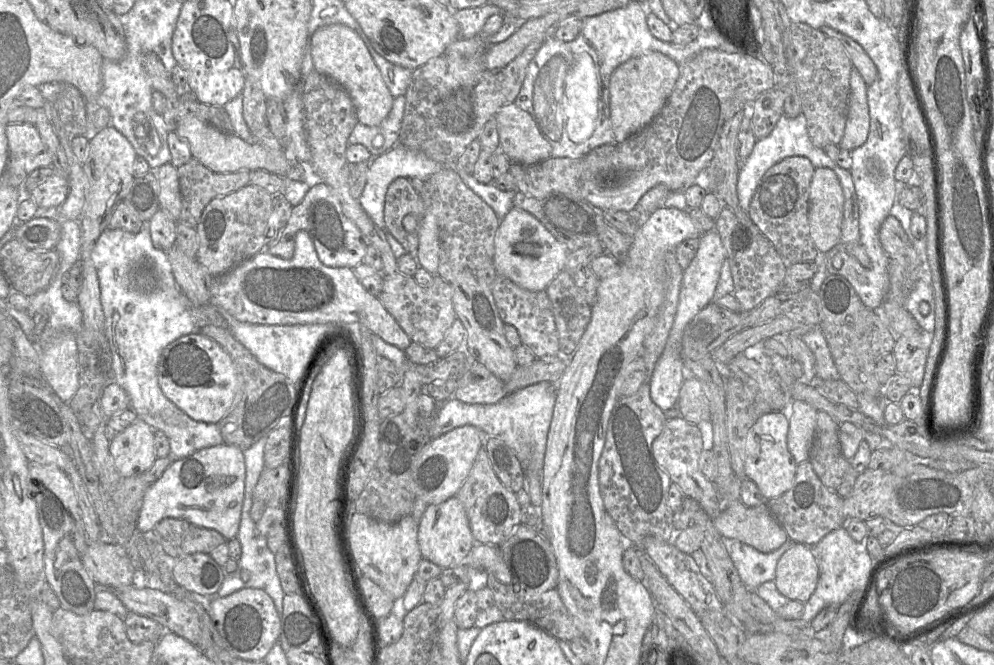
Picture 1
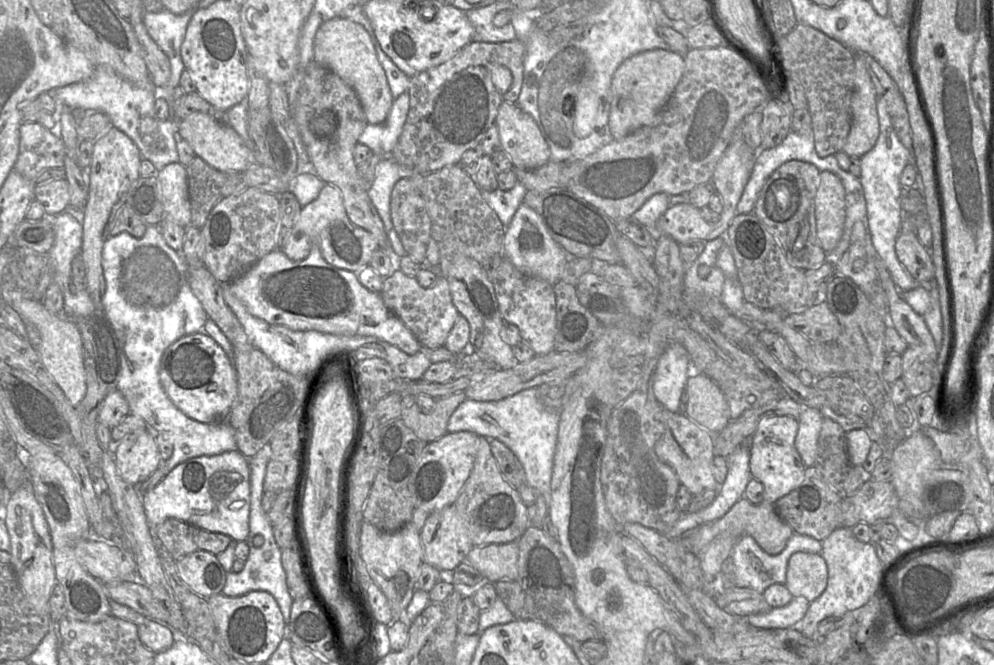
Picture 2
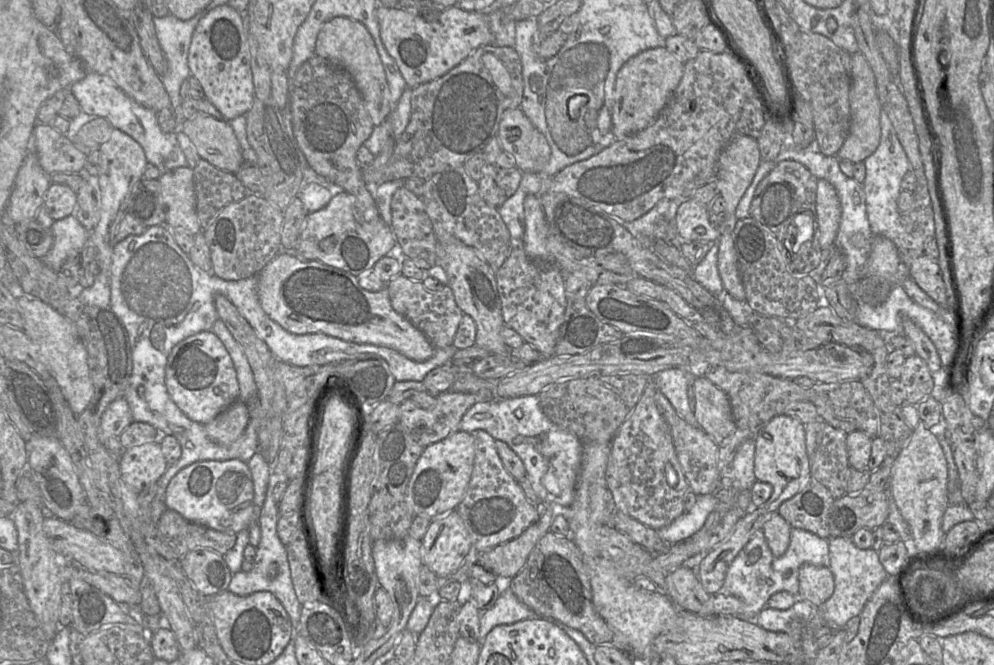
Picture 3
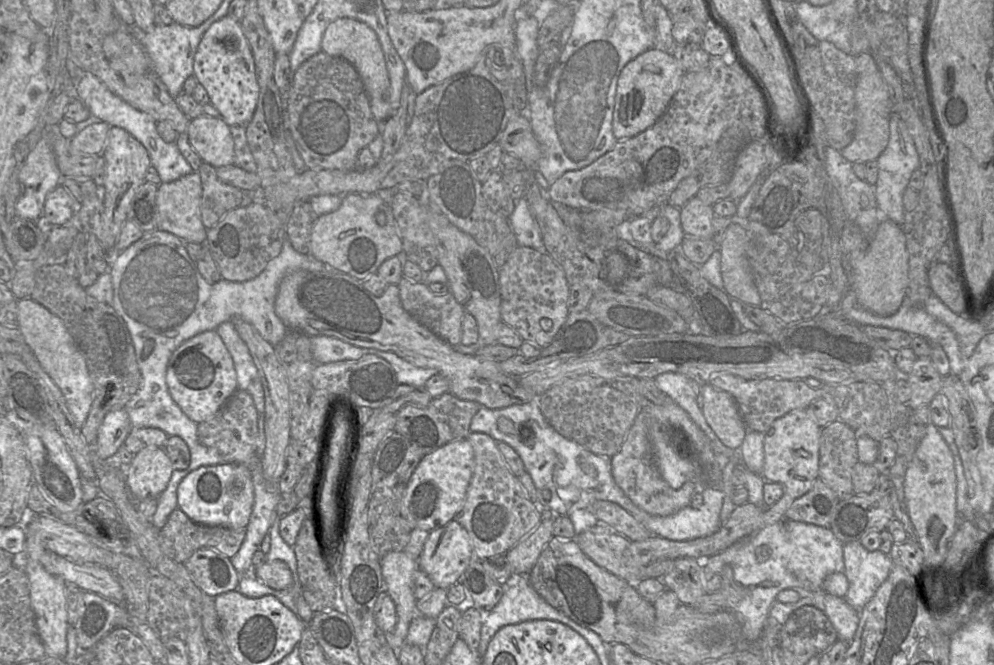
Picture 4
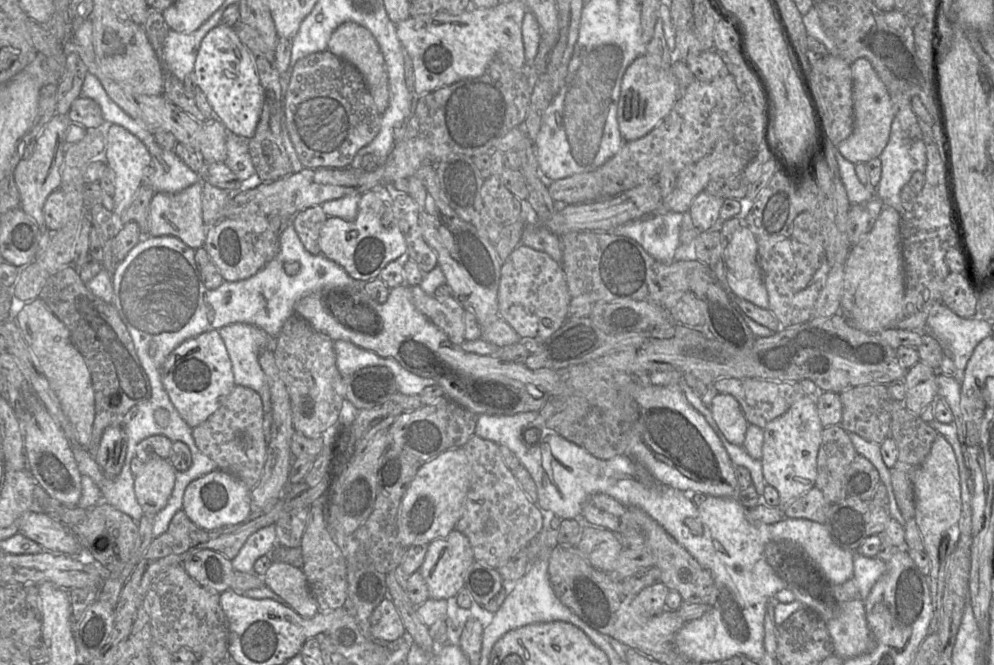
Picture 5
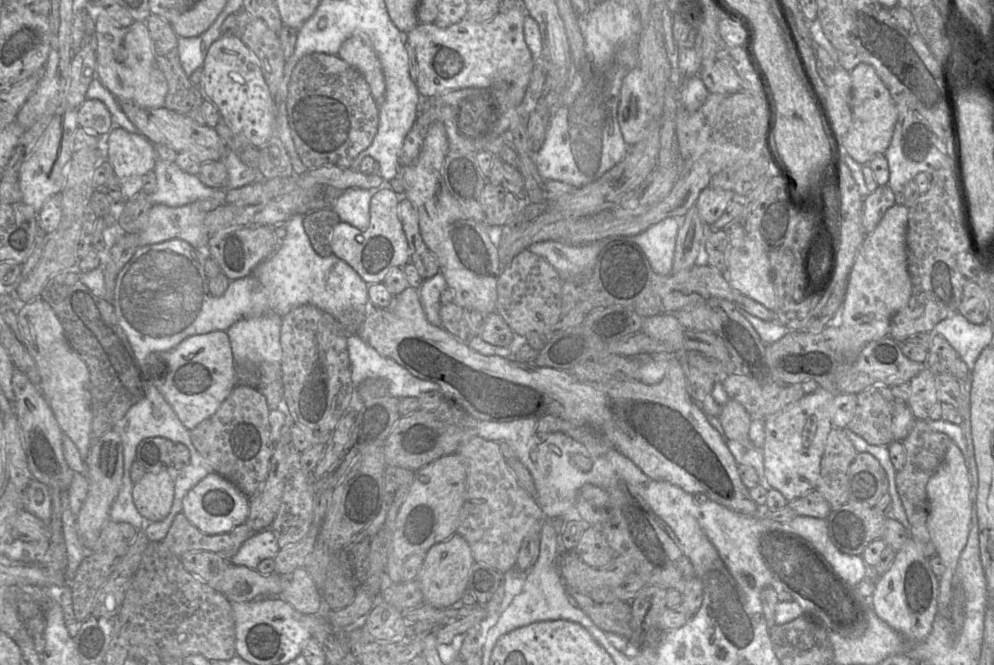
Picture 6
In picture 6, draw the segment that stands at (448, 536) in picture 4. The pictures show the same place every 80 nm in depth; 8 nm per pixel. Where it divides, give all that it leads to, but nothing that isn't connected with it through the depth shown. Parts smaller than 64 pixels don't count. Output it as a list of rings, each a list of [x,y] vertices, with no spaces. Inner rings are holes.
[[[458,533],[430,547],[415,579],[421,587],[424,603],[441,609],[450,608],[459,603],[467,589],[469,571],[473,563],[470,546]]]

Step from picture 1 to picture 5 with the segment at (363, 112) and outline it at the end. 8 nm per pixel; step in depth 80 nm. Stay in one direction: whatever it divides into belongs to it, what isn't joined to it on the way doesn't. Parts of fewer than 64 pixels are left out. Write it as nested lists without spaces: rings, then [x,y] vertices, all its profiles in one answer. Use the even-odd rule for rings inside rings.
[[[344,22],[332,33],[327,50],[349,61],[361,72],[378,112],[383,114],[389,105],[389,78],[383,53],[371,31],[358,23]]]

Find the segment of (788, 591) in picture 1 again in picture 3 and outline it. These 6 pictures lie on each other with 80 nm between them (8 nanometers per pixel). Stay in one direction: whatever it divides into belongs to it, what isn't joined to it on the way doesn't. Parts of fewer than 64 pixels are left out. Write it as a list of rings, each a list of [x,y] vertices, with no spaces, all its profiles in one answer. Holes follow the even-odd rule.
[[[805,564],[798,572],[798,598],[809,600],[815,606],[824,603],[834,592],[834,577],[827,566]]]

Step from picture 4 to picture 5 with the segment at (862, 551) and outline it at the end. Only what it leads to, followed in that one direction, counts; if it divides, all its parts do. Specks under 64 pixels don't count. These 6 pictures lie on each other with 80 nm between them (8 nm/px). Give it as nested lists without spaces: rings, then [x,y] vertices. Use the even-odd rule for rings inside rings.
[[[858,552],[853,556],[853,577],[858,588],[859,599],[865,601],[872,588],[885,573],[887,563],[877,557],[866,557]]]

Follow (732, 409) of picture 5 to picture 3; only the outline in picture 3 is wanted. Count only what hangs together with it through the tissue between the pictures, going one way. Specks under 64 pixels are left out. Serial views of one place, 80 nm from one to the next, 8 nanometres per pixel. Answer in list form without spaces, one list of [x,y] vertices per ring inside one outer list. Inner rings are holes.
[[[705,376],[693,379],[693,389],[693,413],[699,427],[720,444],[737,429],[730,401],[725,392]]]

